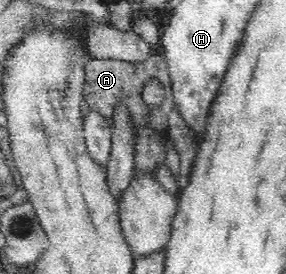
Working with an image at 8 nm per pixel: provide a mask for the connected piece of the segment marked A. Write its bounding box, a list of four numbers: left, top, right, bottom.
[82,53,175,130]

